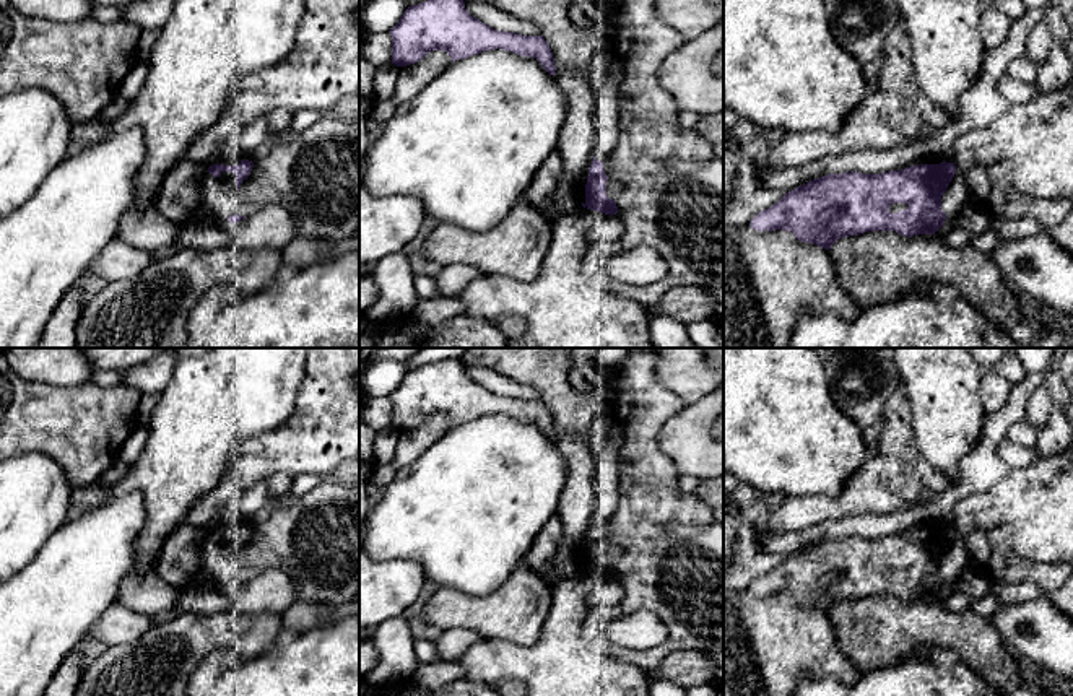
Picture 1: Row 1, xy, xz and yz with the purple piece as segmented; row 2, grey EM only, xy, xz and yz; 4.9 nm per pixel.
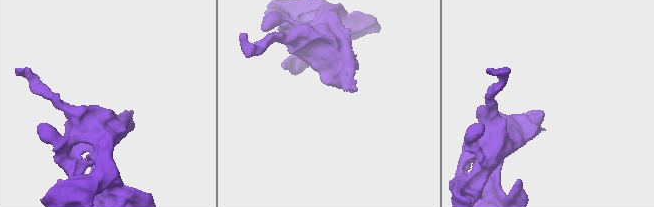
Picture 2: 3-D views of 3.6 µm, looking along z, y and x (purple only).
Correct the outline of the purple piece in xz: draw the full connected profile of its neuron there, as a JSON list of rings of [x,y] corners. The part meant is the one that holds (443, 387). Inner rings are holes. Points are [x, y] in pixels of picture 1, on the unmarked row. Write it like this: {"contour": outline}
{"contour": [[[457,358],[408,371],[389,397],[392,428],[397,431],[416,428],[431,415],[445,415],[455,426],[484,415],[502,413],[533,421],[550,439],[556,439],[553,416],[543,400],[493,394],[468,377],[462,359]]]}

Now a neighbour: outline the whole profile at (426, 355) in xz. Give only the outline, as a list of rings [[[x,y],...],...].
[[[423,348],[406,359],[408,371],[428,366],[436,361],[457,358],[460,359],[468,348]]]

